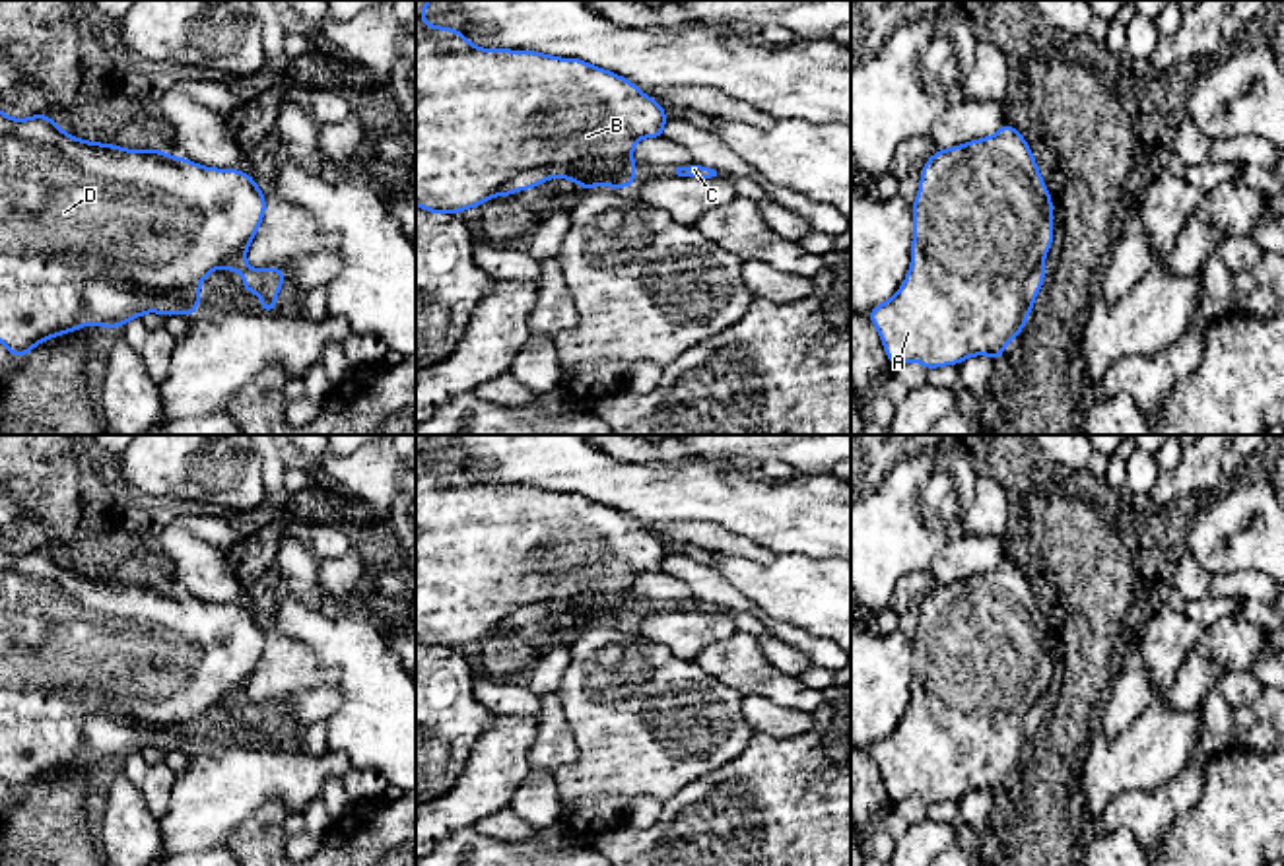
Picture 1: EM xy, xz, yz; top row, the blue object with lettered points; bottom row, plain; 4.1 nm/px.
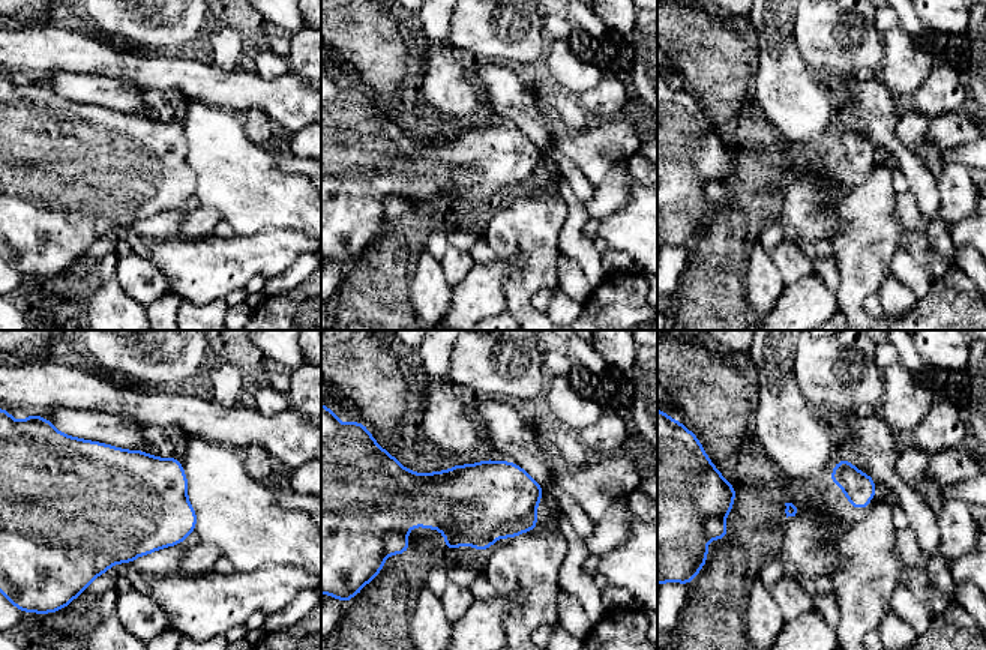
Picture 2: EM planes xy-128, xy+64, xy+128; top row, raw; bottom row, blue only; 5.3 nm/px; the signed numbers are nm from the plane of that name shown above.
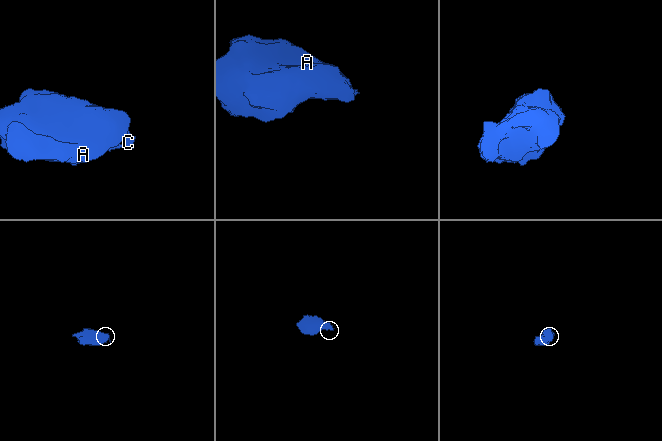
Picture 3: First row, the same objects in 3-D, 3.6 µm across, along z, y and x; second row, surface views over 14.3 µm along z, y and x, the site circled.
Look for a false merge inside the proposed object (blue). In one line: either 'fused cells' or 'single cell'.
fused cells

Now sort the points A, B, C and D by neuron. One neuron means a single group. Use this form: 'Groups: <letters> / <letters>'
Groups: A B D / C

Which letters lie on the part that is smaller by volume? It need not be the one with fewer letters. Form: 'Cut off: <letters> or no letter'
Cut off: C

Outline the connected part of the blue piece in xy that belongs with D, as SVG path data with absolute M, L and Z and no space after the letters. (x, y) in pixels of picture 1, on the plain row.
M0 546L0 777L23 792L37 779L87 759L84 720L111 716L190 728L200 716L247 687L266 645L253 610L214 604L146 583L142 586L70 571L49 550L16 555Z

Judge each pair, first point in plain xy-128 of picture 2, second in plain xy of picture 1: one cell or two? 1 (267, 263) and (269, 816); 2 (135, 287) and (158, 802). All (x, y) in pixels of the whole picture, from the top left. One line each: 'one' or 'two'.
1: two
2: one

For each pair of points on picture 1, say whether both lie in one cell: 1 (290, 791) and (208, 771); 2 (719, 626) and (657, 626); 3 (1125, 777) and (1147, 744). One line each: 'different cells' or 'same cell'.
1: same cell
2: same cell
3: same cell

